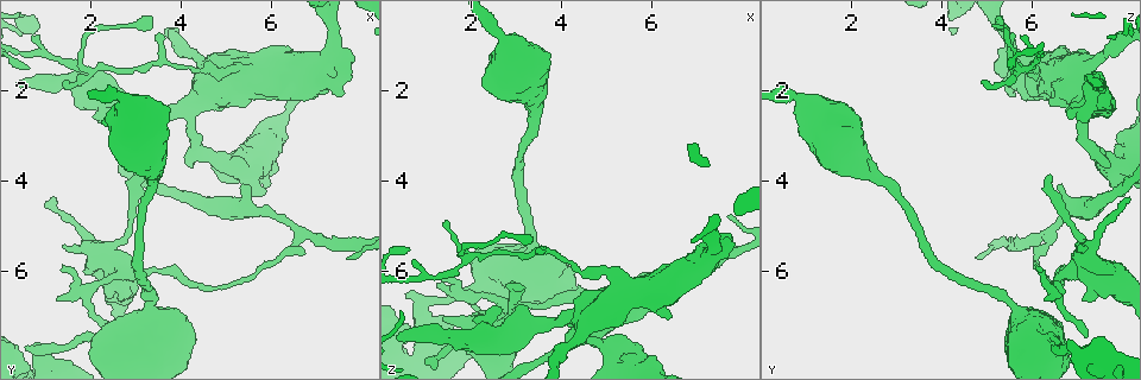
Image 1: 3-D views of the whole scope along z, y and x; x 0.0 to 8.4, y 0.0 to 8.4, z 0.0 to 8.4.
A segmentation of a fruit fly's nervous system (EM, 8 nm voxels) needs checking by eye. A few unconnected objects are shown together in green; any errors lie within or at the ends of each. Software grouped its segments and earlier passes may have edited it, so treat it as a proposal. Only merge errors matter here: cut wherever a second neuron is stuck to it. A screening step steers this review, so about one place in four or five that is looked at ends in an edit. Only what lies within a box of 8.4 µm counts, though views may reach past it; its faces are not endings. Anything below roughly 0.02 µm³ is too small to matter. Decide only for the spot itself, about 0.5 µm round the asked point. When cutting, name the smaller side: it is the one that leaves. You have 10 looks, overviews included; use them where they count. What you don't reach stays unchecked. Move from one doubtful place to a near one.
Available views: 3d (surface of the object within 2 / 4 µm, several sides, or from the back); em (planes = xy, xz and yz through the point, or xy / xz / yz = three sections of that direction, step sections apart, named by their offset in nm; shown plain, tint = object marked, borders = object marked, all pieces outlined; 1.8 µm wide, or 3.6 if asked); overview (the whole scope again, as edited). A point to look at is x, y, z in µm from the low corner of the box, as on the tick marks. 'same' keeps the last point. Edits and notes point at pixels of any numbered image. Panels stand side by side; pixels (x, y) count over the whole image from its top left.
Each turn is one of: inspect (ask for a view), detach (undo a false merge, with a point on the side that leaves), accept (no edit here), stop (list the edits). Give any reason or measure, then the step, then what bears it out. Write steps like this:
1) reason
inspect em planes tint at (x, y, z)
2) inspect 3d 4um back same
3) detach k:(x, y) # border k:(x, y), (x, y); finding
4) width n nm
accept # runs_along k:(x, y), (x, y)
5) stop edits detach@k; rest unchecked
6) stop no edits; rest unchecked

two arms in line, one across
inspect em planes tint at (1.90, 1.60, 5.75)

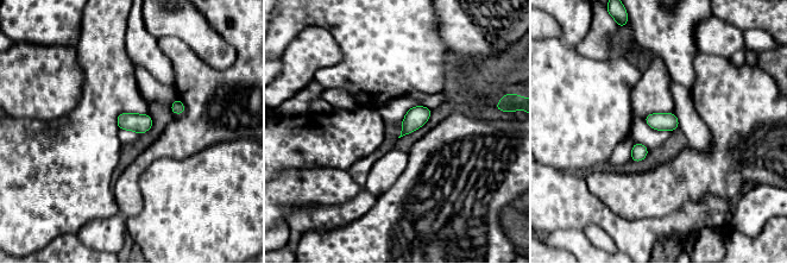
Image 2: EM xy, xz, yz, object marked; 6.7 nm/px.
accept # continuous, no second neuron

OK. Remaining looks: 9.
three-way junction
inspect em yz step 8 tint at (3.30, 6.00, 6.70)

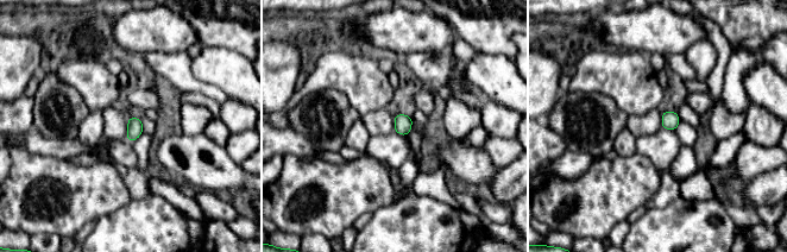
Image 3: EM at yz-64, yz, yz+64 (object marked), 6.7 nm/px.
width 110 nm
accept # one neuron here

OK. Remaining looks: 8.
calibre changes
inspect 3d 4um at (1.05, 7.65, 6.65)

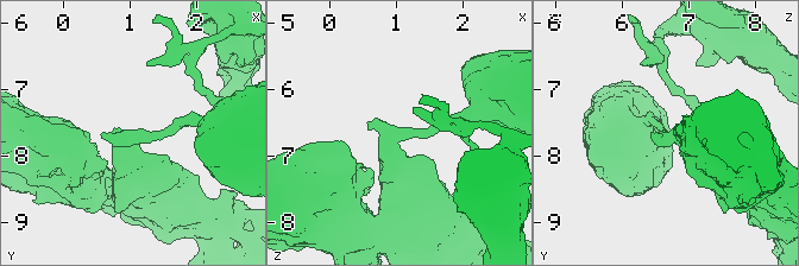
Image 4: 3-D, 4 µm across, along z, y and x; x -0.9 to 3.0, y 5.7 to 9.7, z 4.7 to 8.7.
inspect em yz step 8 tint at (1.05, 7.70, 6.65)

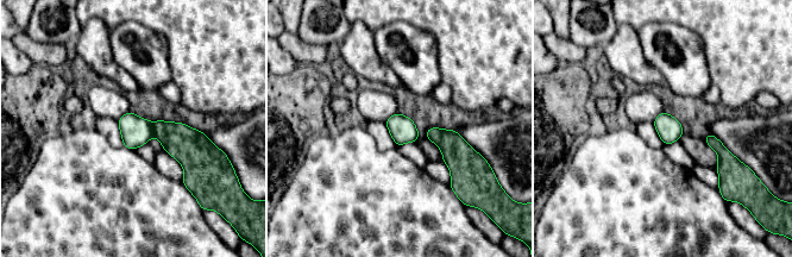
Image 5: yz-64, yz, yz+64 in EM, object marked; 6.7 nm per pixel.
detach 5:(183, 143) # border 5:(150, 123), (152, 133); two neurons meet here

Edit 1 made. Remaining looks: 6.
three-way junction
inspect 3d 4um at (5.25, 1.65, 6.40)

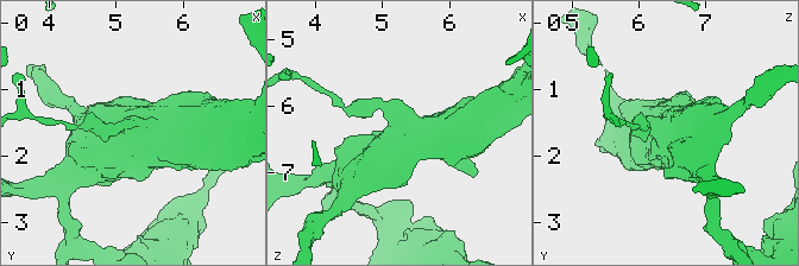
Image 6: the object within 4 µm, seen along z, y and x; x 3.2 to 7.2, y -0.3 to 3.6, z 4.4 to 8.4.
need the tissue
inspect em planes tint at (5.30, 1.65, 6.45)

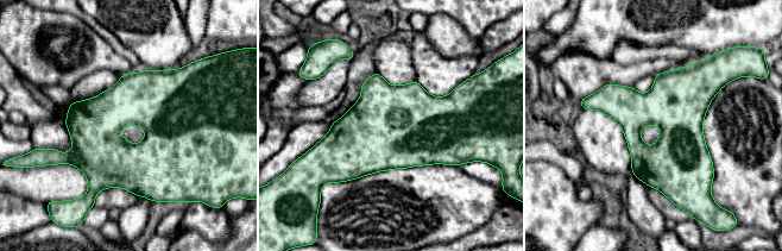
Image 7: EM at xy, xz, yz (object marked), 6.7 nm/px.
accept # all the same neuron

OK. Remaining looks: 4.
stop edits detach@5; rest unchecked

